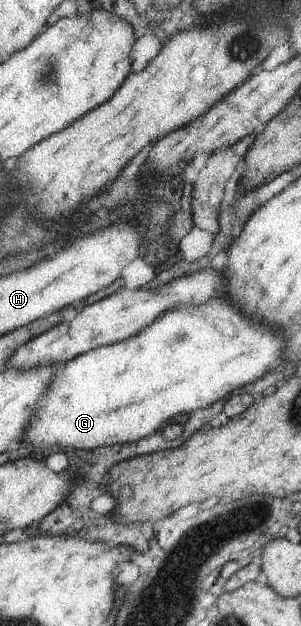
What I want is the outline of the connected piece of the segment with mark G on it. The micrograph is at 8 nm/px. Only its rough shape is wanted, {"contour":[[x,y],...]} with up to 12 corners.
{"contour":[[176,306],[54,374],[22,442],[145,438],[273,370],[280,326]]}

